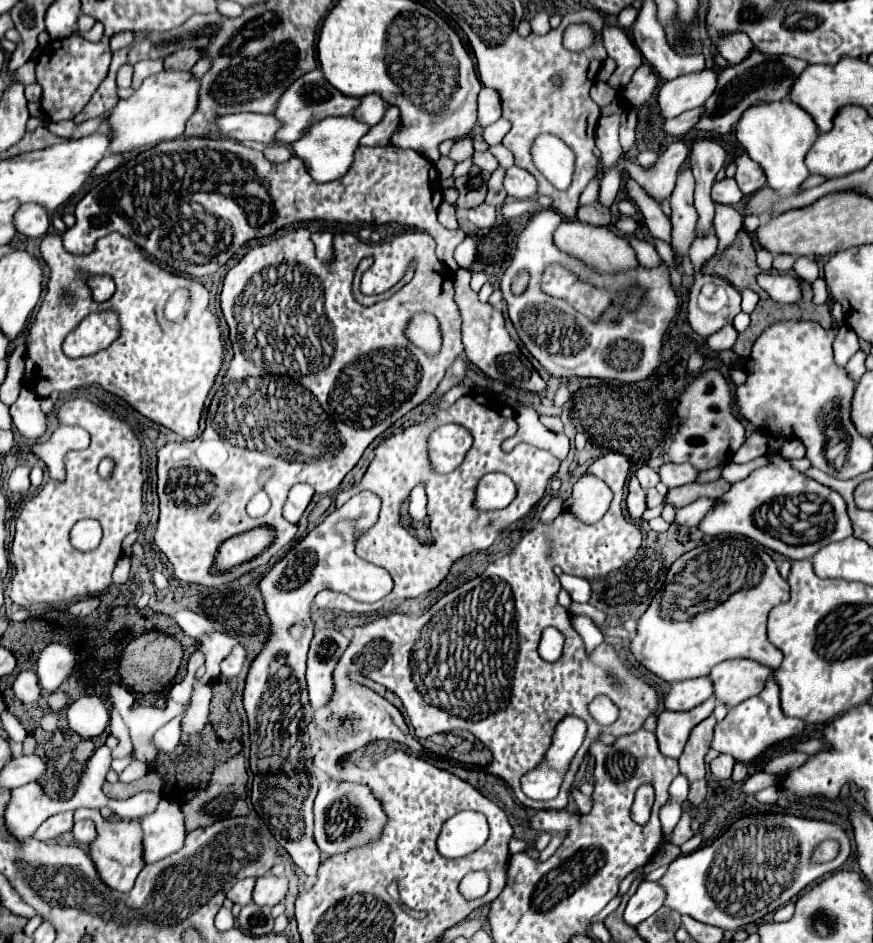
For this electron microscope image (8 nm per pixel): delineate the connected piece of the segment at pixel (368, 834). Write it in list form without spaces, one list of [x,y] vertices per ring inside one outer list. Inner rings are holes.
[[[333,778],[321,780],[313,812],[315,812],[315,842],[319,850],[327,856],[345,854],[349,850],[371,844],[381,836],[389,820],[381,800],[375,798],[369,786],[355,782],[339,782]]]

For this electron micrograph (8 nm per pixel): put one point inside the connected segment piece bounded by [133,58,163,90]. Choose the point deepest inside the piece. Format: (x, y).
(145, 68)

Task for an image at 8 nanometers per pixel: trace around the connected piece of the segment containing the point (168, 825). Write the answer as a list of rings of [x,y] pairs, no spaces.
[[[163,798],[153,814],[141,818],[143,858],[147,864],[157,862],[185,844],[185,816],[179,804]]]

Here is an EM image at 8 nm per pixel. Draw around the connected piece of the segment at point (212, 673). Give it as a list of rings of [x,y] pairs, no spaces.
[[[213,632],[207,638],[199,638],[197,640],[197,648],[201,652],[205,652],[207,662],[205,662],[205,675],[199,679],[200,682],[215,682],[219,676],[219,666],[221,662],[231,654],[231,650],[237,646],[239,642],[233,636],[227,636],[223,632]]]

